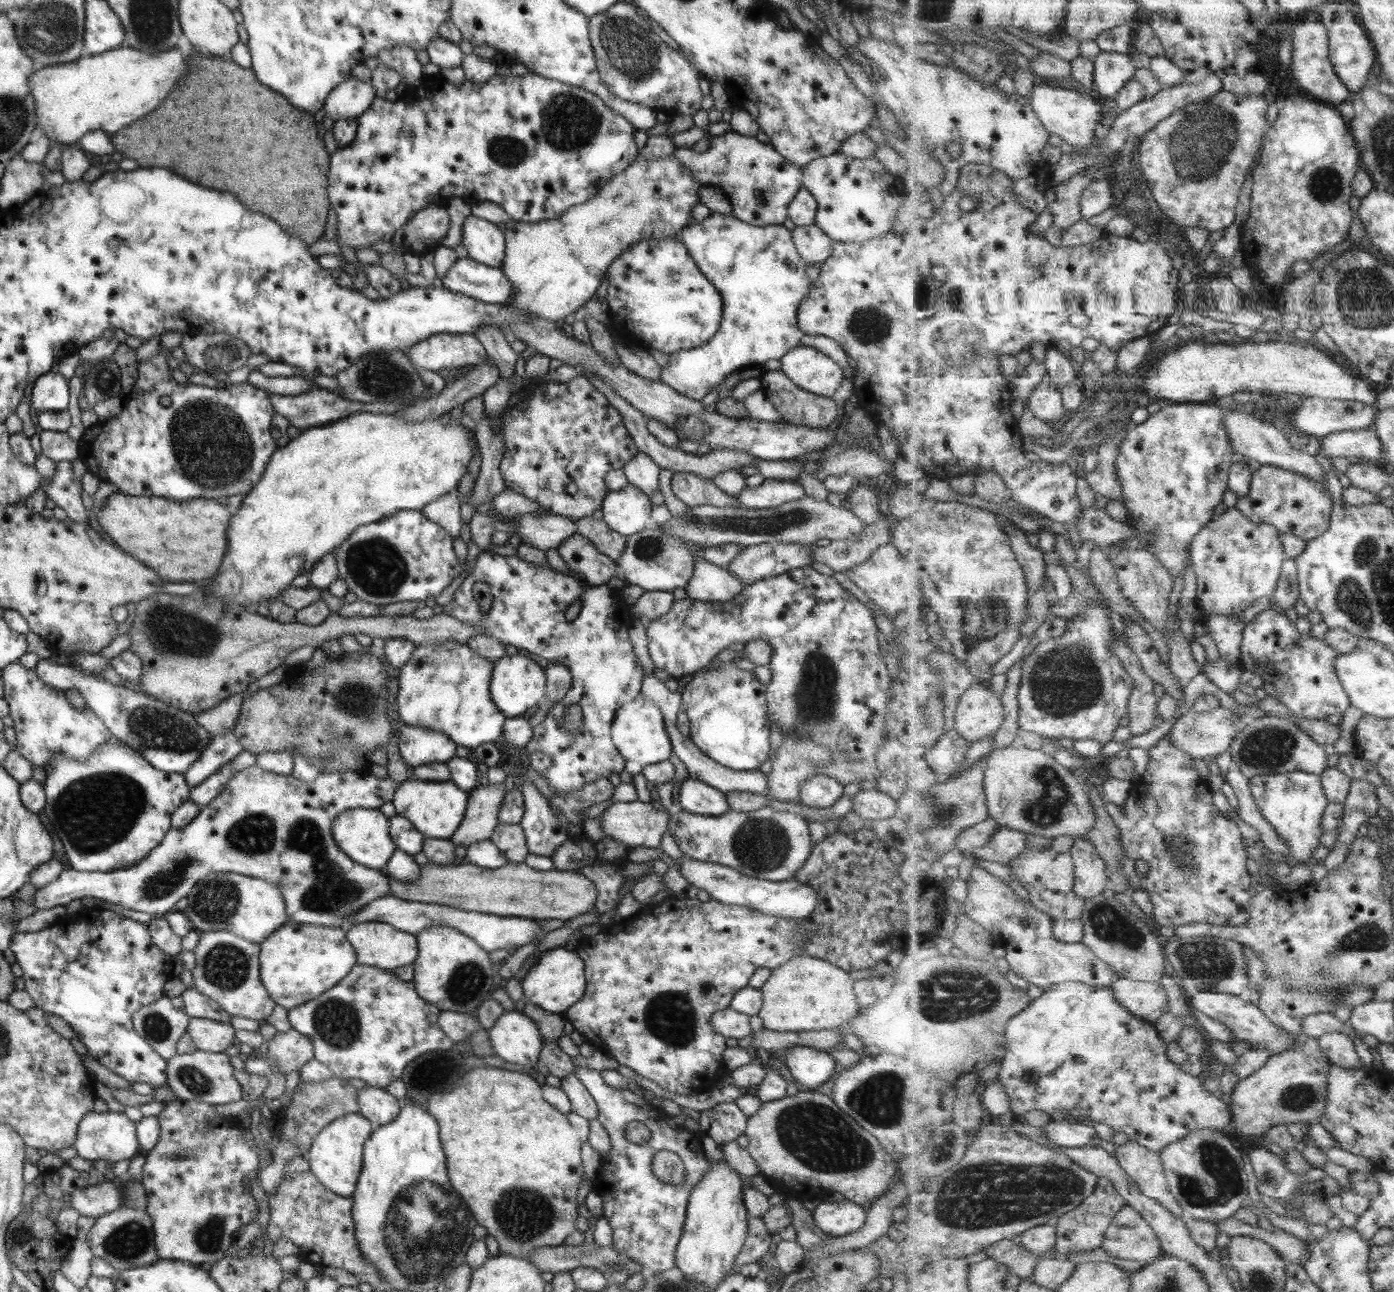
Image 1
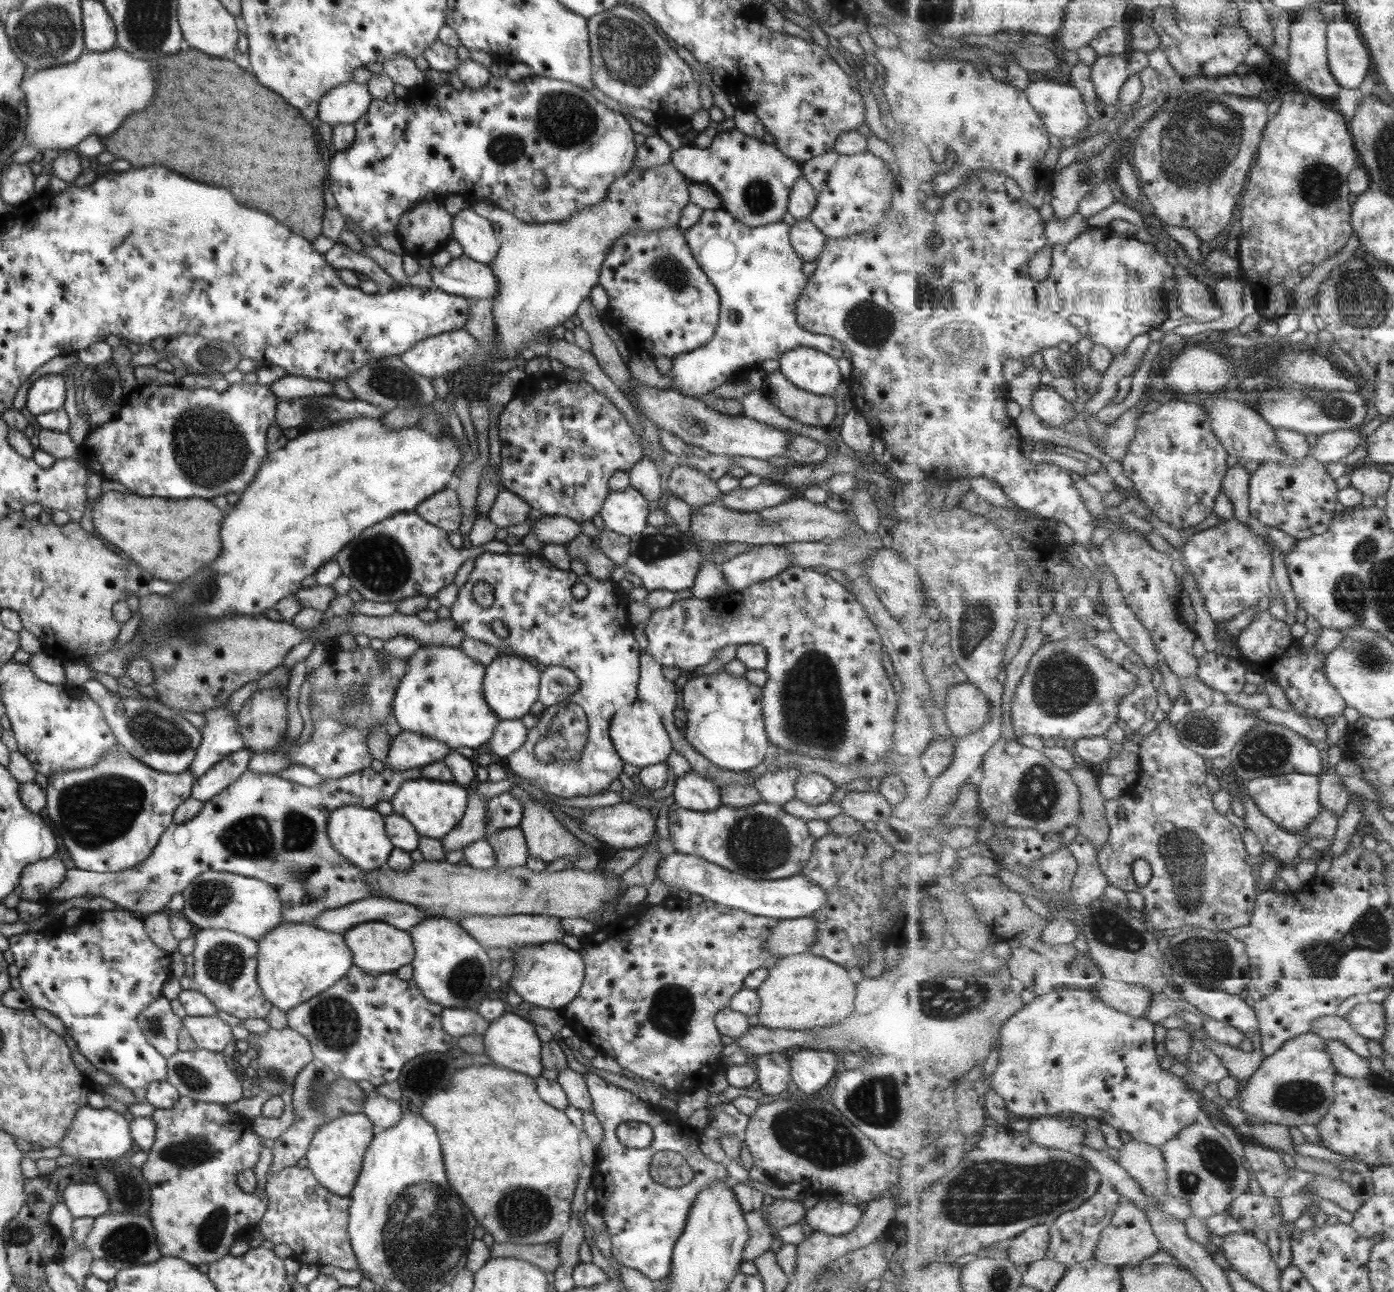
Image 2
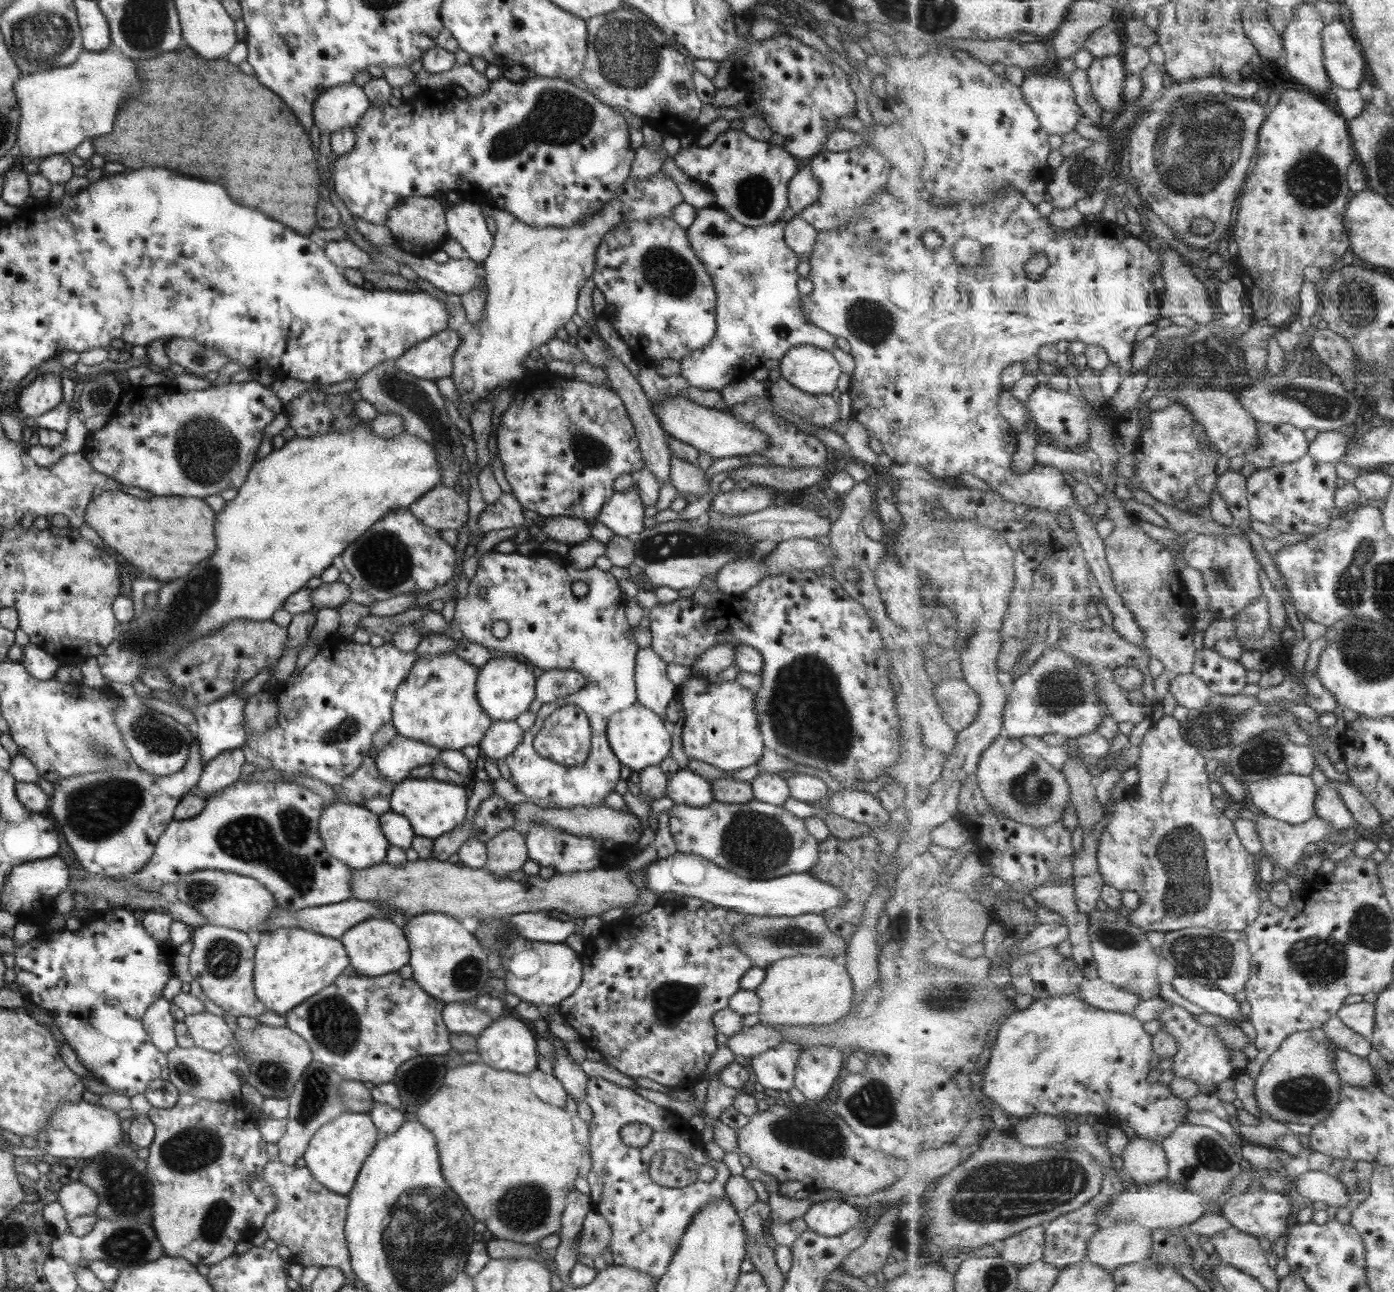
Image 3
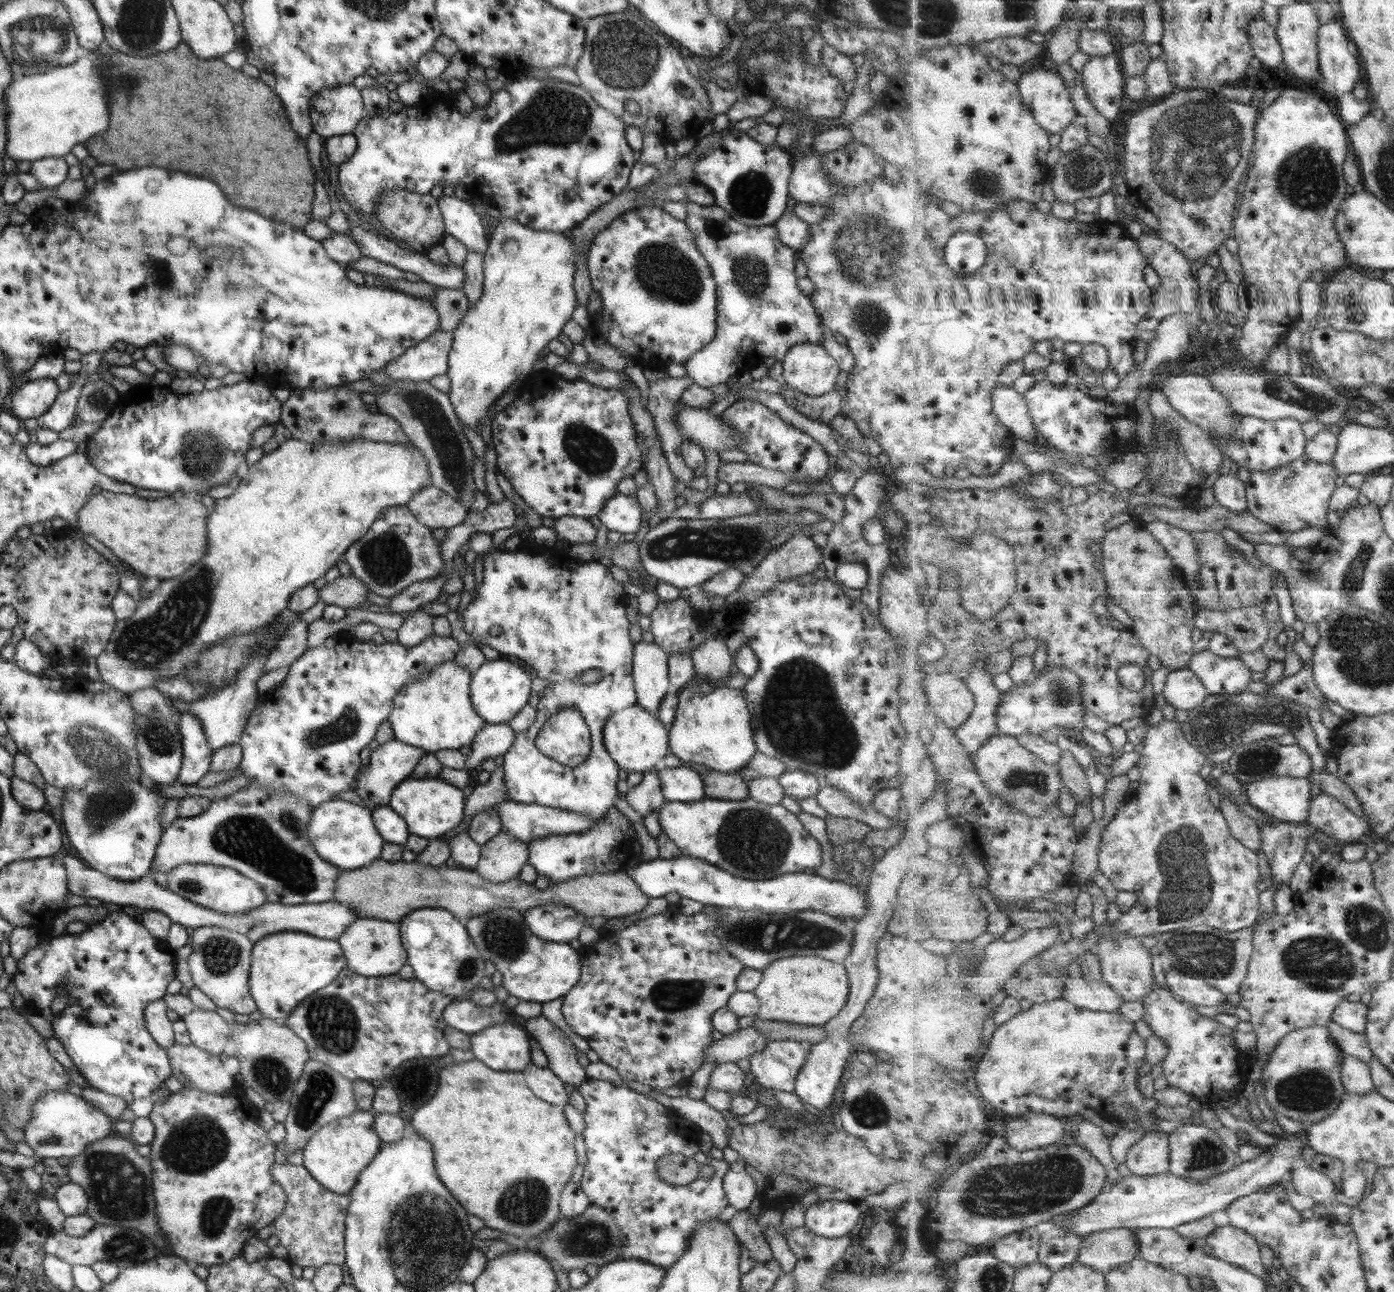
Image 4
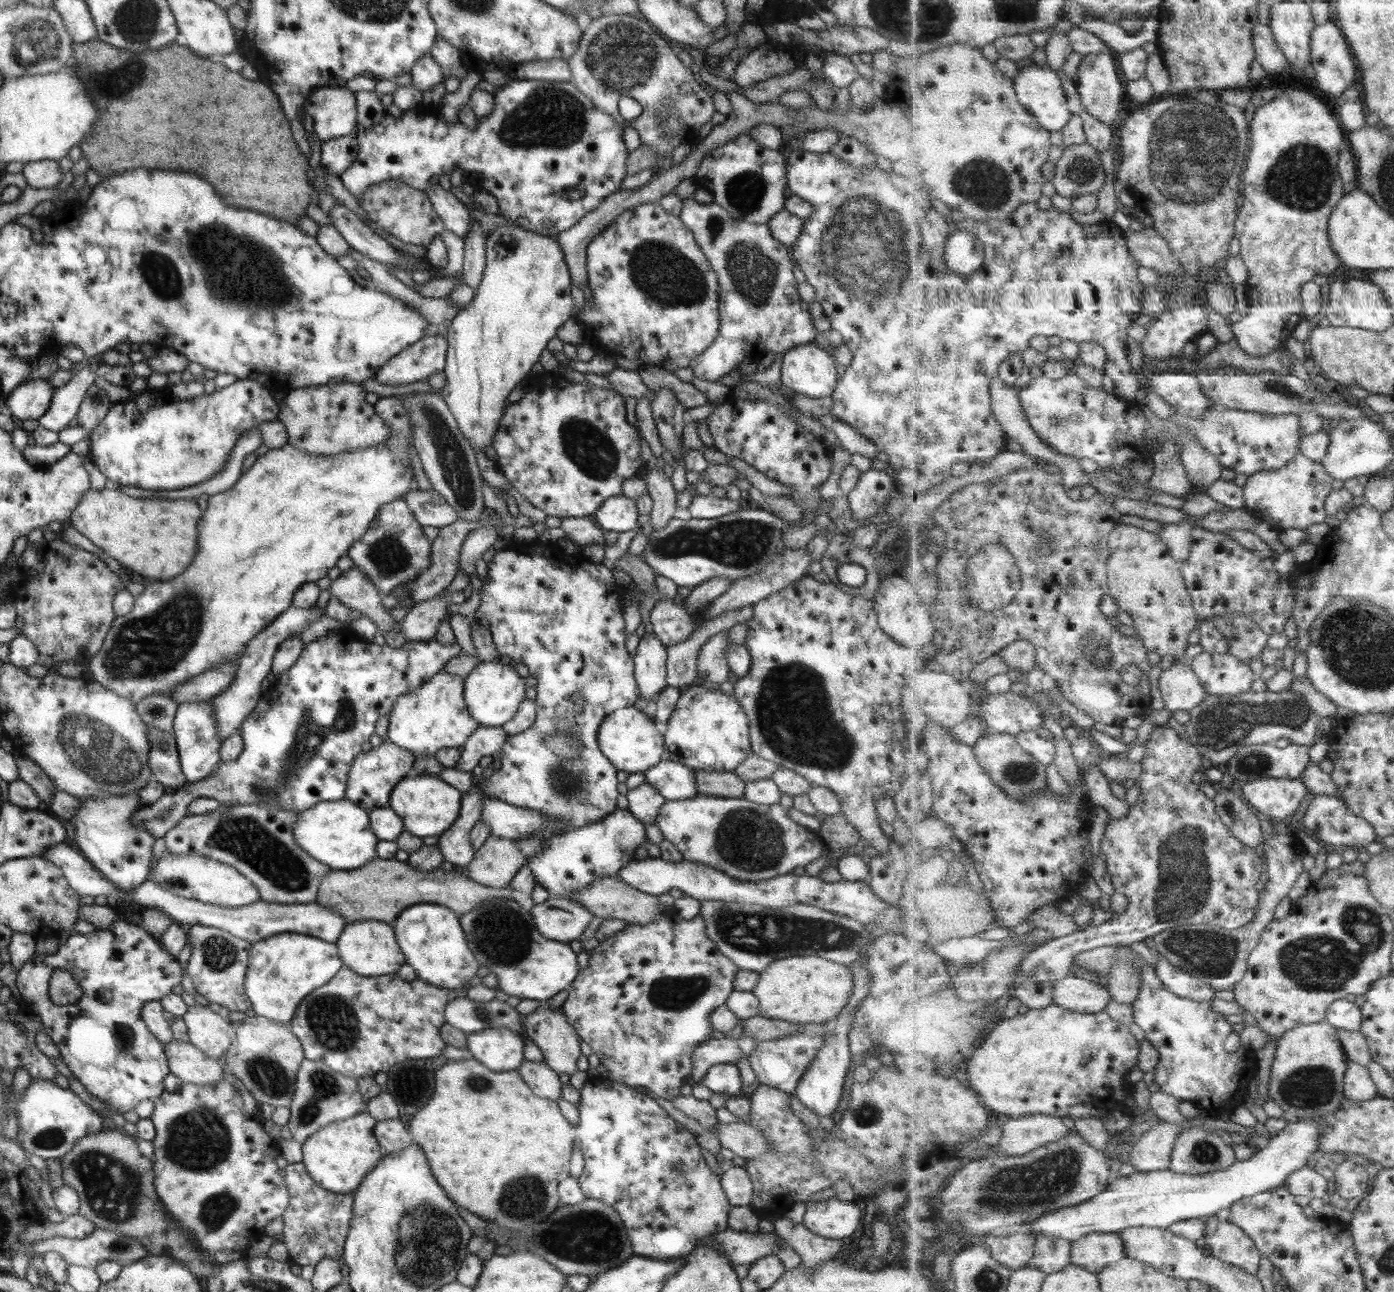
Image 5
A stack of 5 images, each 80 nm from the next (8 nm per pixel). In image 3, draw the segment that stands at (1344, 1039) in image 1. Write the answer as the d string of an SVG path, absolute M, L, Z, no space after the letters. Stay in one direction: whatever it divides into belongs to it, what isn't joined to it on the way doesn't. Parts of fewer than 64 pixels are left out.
M1334 1047L1336 1068L1344 1084L1369 1087L1376 1081L1373 1068L1366 1058Z

